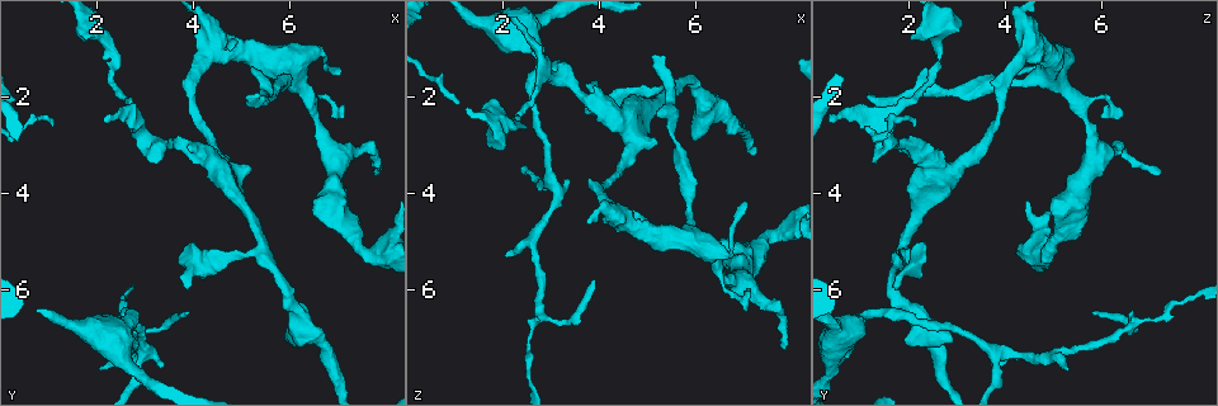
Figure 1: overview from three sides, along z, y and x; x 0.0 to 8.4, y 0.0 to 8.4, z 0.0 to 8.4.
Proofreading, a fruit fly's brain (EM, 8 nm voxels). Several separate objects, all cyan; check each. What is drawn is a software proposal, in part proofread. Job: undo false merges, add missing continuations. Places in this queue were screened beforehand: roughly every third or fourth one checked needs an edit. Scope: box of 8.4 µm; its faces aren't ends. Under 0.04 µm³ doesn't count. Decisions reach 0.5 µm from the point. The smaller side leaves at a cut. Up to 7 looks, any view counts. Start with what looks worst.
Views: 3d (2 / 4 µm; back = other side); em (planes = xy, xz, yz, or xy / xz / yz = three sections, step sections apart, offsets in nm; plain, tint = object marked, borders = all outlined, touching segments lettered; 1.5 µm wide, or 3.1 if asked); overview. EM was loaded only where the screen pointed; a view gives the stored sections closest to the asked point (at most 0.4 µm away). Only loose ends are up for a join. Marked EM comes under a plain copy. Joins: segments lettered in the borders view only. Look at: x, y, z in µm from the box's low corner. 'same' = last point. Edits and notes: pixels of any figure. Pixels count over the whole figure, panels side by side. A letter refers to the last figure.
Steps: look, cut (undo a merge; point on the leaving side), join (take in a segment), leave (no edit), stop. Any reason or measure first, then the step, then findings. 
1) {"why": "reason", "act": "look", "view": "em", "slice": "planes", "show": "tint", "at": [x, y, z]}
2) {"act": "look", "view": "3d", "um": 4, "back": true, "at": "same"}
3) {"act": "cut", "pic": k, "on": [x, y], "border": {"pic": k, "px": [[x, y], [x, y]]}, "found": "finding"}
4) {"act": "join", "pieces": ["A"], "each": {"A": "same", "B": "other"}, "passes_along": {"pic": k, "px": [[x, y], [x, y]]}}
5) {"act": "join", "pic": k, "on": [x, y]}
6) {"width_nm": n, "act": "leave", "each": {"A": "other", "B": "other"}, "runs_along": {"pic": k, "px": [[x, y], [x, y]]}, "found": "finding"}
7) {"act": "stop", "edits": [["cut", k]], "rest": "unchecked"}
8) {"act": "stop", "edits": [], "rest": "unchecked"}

{"why": "branch stops here", "act": "look", "view": "em", "slice": "planes", "show": "borders", "at": [1.95, 0.55, 3.05]}

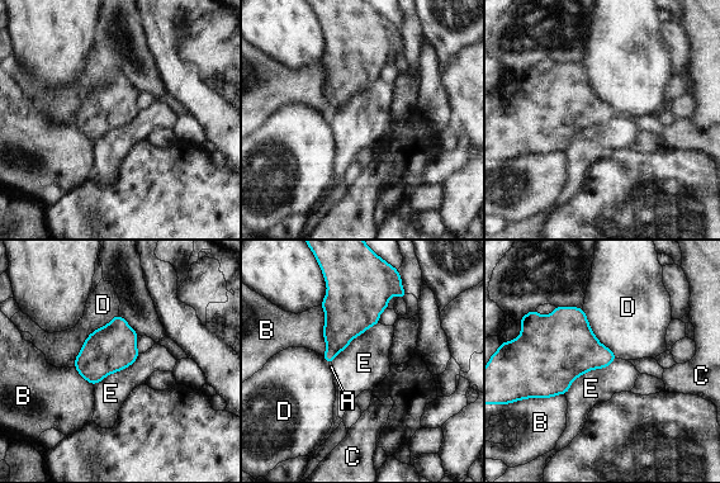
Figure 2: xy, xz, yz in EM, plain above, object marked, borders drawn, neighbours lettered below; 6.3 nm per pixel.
{"longest_contact_nm": ["D", 400], "act": "leave", "each": {"A": "other", "B": "other", "C": "other", "D": "other", "E": "other"}, "border": {"pic": 2, "px": [[616, 358], [579, 374], [565, 394]]}, "found": "no lettered segment goes on from it"}

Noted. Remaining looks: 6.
{"why": "branch stops here", "act": "look", "view": "3d", "um": 2, "at": [3.85, 5.95, 1.80]}

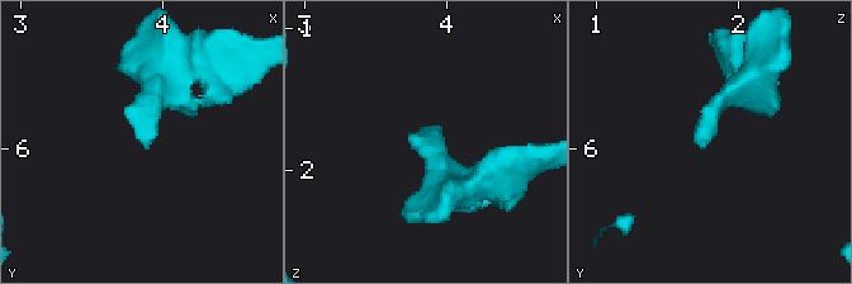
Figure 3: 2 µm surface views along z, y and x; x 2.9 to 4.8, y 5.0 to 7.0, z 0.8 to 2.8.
{"why": "now the EM", "act": "look", "view": "em", "slice": "planes", "show": "tint", "at": [3.92, 5.96, 1.74]}

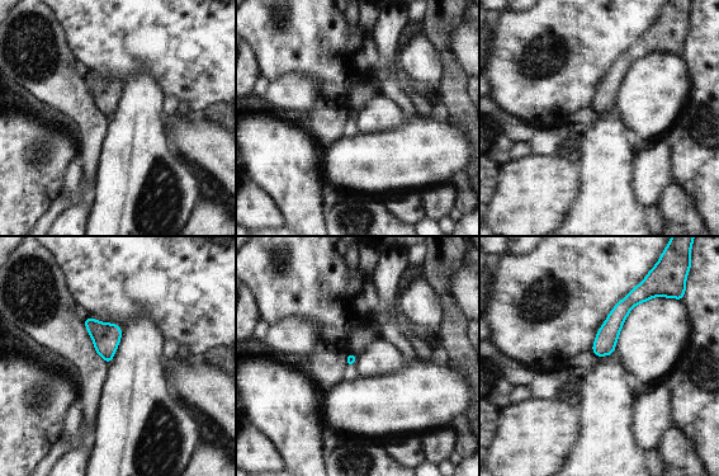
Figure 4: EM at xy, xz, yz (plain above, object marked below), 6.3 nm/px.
{"act": "look", "view": "em", "slice": "planes", "show": "borders", "at": "same"}

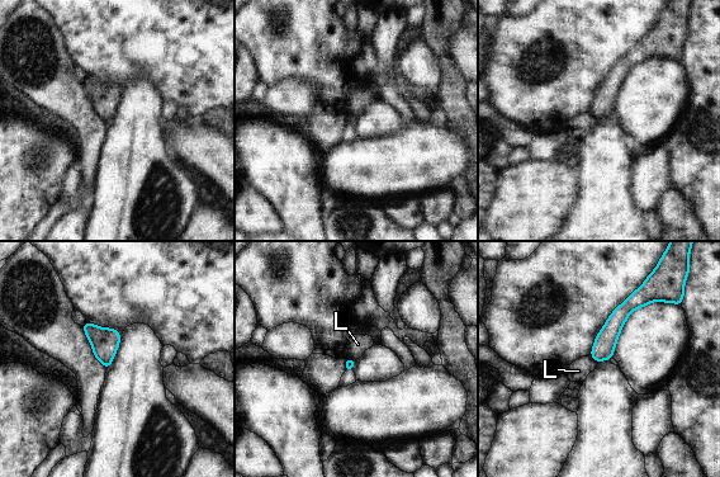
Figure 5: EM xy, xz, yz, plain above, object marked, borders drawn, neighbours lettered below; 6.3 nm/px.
{"act": "leave", "each": {"L": "other"}, "border": {"pic": 5, "px": [[345, 357], [355, 360]]}, "found": "none of them fits"}

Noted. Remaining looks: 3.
{"act": "look", "view": "3d", "um": 4, "back": true, "at": [7.80, 3.55, 7.20]}

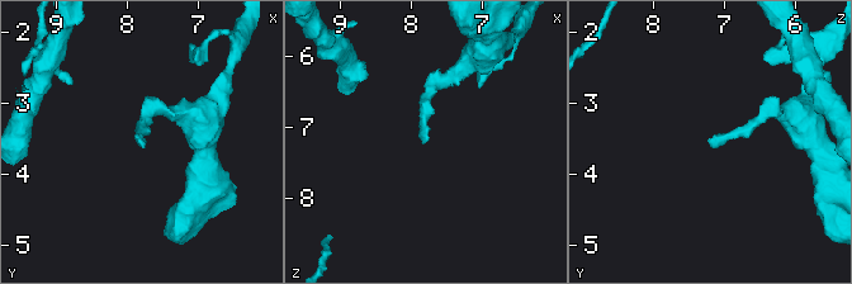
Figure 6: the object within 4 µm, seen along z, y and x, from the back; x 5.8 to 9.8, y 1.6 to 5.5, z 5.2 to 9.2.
{"why": "now the EM", "act": "look", "view": "em", "slice": "planes", "show": "borders", "at": [7.75, 3.60, 7.25]}

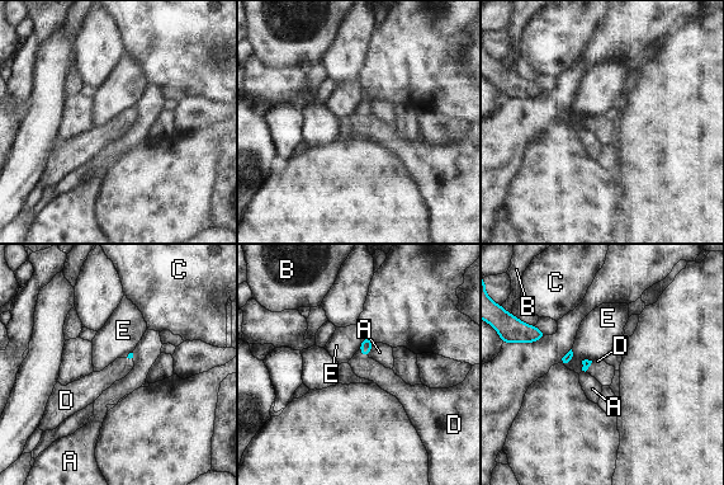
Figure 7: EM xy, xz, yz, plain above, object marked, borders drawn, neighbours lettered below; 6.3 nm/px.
{"longest_contact_nm": ["E", 100], "act": "join", "pieces": ["D"], "each": {"A": "other", "B": "other", "C": "other", "D": "same", "E": "other"}, "found": "it goes on there"}

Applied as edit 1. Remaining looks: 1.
{"act": "stop", "edits": [["join", 7]], "rest": "unchecked"}

